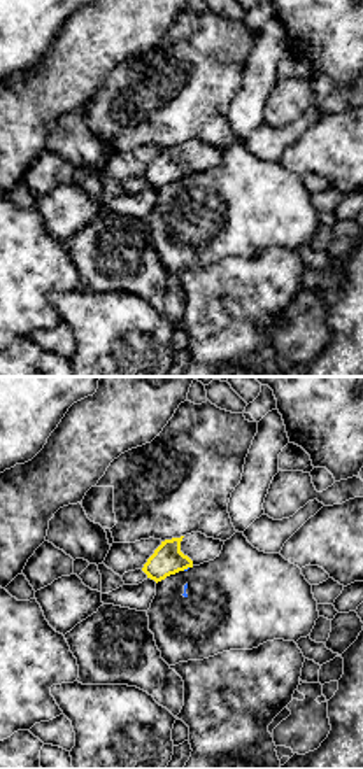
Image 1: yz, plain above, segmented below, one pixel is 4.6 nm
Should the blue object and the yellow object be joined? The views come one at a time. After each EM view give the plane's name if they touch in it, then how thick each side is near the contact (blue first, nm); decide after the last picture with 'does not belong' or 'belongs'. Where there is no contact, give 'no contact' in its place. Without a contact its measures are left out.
yz | 20/140 nm

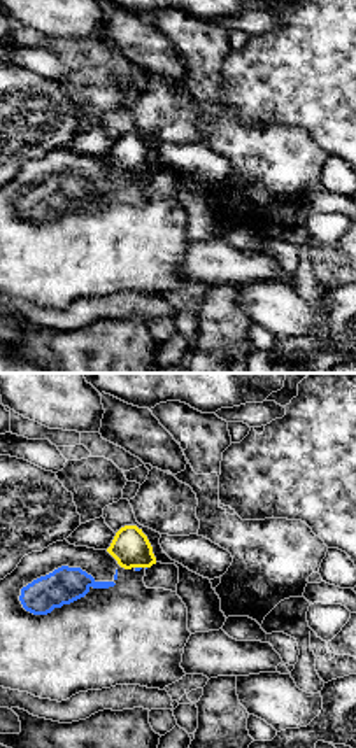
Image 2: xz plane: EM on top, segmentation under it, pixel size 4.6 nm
xz | 20/180 nm

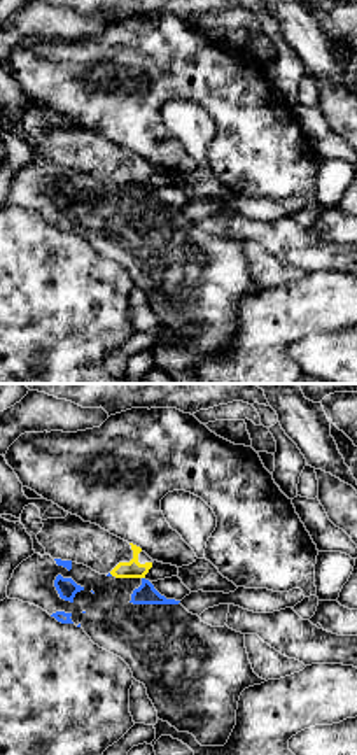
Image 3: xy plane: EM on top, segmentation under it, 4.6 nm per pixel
no contact

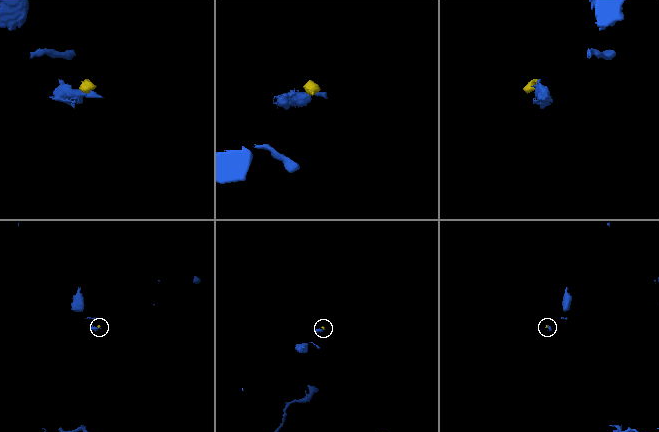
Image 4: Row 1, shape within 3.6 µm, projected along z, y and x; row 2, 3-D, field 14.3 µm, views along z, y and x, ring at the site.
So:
does not belong

